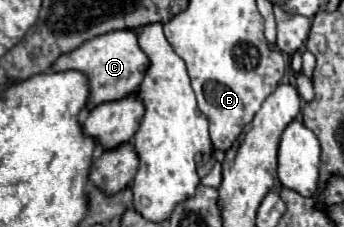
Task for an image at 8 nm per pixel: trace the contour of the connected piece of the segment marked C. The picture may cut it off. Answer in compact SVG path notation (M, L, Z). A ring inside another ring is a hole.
M122 29L122 31L116 31L116 33L104 33L100 37L94 37L94 39L86 41L84 45L80 45L78 49L74 49L66 55L60 55L54 61L52 71L56 71L56 73L60 73L60 71L80 71L88 77L90 97L88 97L86 109L90 111L90 109L94 109L102 103L120 101L120 99L128 97L140 85L146 67L148 67L148 57L138 47L134 31Z

